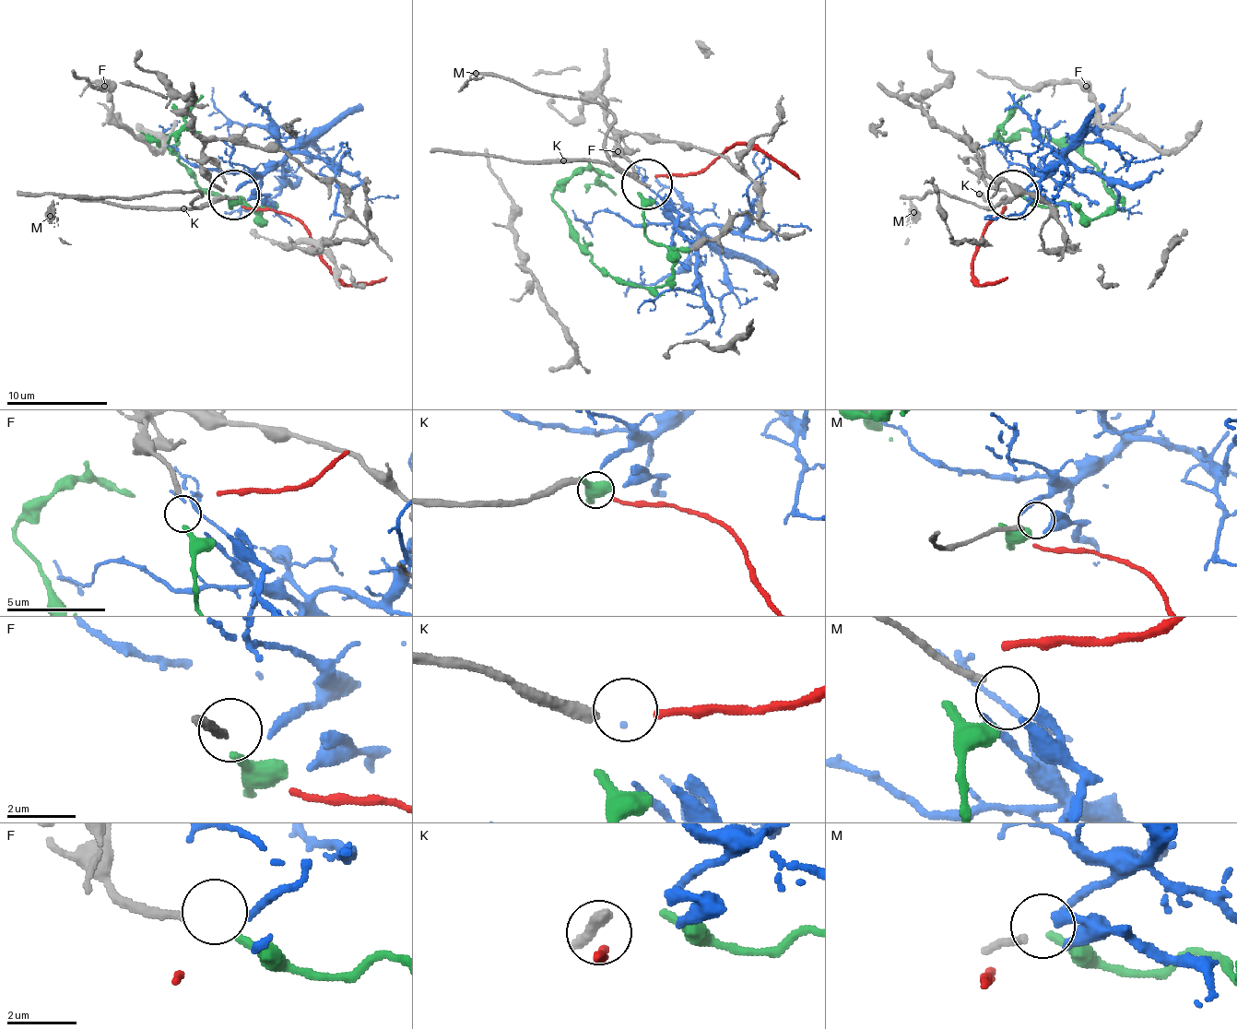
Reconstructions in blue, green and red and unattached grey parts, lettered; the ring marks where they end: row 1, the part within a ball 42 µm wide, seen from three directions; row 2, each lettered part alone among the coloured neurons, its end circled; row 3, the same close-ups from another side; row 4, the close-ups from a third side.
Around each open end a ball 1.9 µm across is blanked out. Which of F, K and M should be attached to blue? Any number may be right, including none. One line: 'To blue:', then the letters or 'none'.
To blue: M

